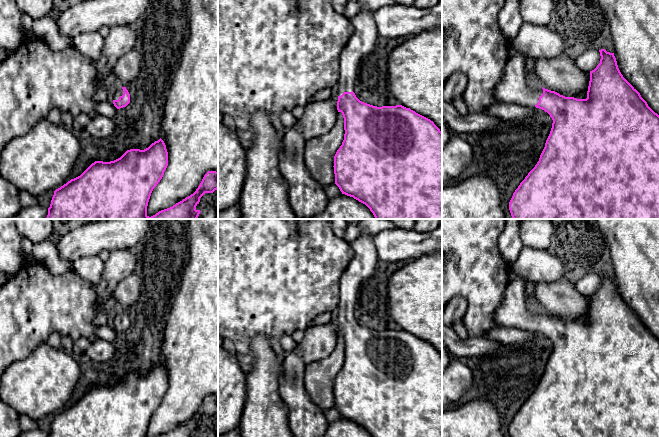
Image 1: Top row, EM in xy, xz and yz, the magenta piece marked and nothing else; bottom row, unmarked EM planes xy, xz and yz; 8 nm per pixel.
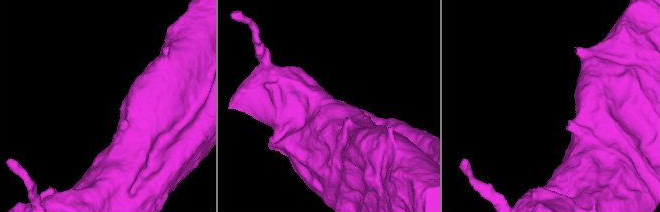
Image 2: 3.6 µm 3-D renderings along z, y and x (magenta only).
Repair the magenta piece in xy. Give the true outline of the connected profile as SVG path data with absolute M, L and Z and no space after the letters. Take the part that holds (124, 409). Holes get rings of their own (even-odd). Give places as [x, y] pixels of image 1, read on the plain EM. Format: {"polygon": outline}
{"polygon": "M161 362L144 374L127 374L114 385L95 385L80 400L54 415L48 437L147 437L151 417L162 403L167 390L168 376Z"}

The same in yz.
{"polygon": "M599 274L600 287L590 295L586 323L565 321L555 315L532 311L527 307L524 296L524 278L519 276L509 282L502 304L496 310L496 322L501 327L515 327L536 331L547 336L553 344L550 358L535 391L528 397L513 417L509 426L510 437L659 437L659 339L641 321L640 317L621 298L614 277Z"}

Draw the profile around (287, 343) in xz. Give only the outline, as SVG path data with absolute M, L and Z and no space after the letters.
M288 334L282 335L280 344L282 350L286 351L288 354L293 353L298 346L298 344L292 339L292 336Z

